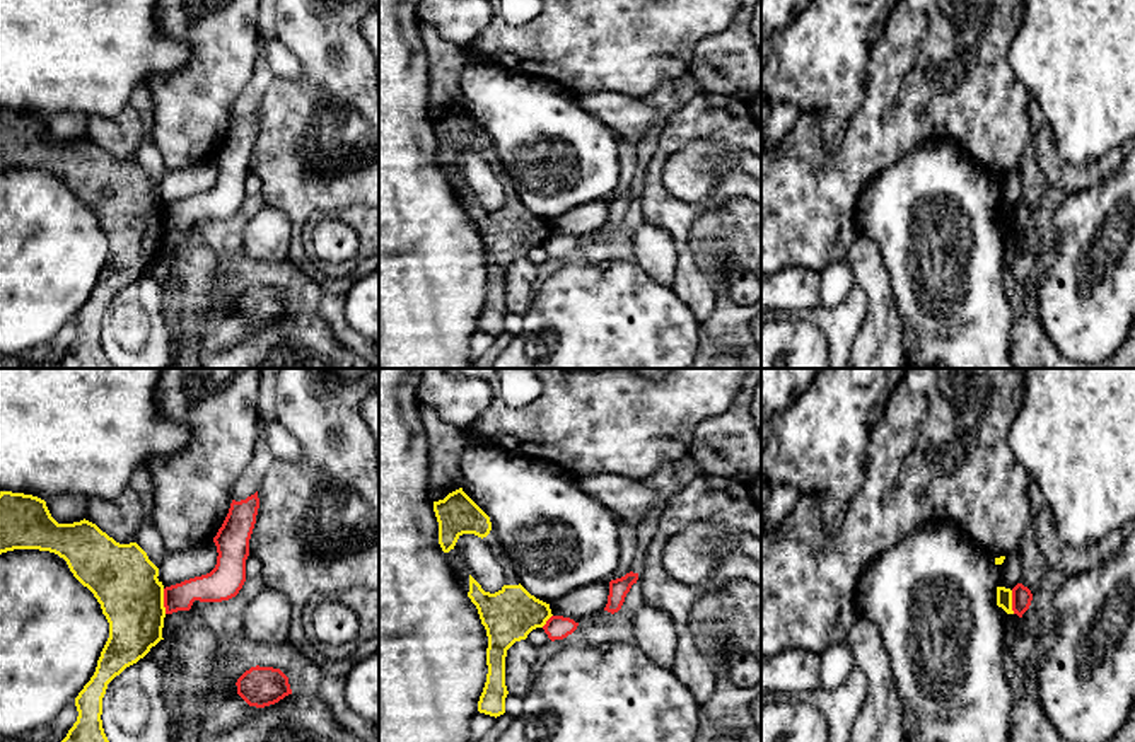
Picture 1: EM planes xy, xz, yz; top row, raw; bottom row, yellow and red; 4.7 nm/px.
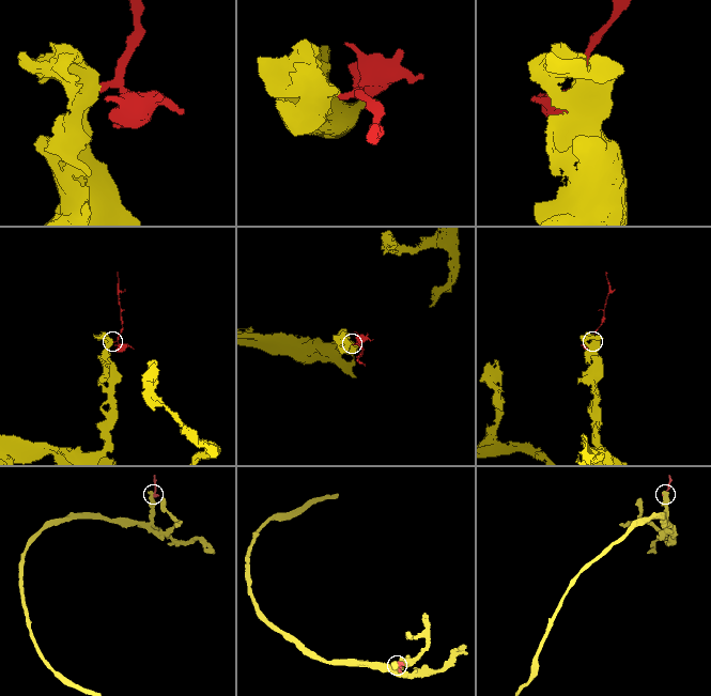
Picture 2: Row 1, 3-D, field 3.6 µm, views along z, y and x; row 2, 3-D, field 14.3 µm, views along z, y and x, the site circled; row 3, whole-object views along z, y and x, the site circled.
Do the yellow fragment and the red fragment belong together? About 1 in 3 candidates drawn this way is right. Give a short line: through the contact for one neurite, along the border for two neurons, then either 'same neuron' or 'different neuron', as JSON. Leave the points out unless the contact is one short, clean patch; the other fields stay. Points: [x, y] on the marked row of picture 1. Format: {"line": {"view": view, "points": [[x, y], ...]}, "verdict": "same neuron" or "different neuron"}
{"line": {"view": "xy", "points": [[162, 589], [166, 613]]}, "verdict": "different neuron"}

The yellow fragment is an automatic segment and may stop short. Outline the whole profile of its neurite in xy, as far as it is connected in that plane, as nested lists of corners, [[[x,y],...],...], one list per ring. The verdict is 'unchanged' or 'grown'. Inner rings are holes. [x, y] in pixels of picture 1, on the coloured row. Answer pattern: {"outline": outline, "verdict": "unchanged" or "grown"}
{"outline": [[[0,491],[0,554],[14,549],[49,551],[63,558],[73,577],[87,587],[109,623],[109,638],[90,681],[75,698],[77,722],[61,742],[109,742],[102,728],[102,698],[108,684],[126,667],[143,658],[162,638],[166,607],[159,568],[137,544],[119,544],[96,524],[58,524],[46,501],[24,493]]], "verdict": "unchanged"}

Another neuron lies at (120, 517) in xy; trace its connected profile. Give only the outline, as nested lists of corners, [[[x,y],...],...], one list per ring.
[[[128,486],[116,498],[89,498],[85,520],[119,544],[135,542],[135,534],[143,522],[143,505],[138,493]]]

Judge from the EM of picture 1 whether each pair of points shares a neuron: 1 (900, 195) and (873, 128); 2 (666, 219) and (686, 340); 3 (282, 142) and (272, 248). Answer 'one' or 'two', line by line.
1: two
2: two
3: two

